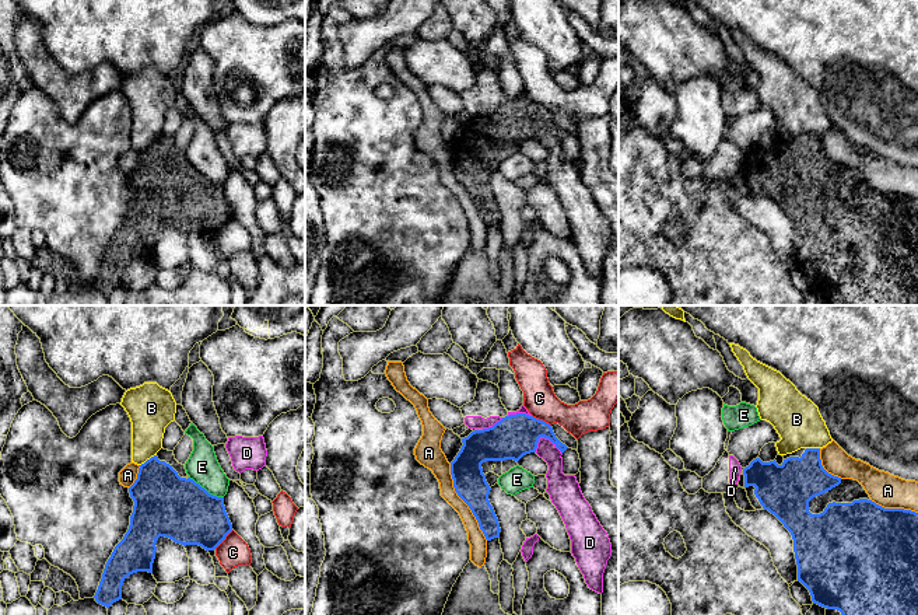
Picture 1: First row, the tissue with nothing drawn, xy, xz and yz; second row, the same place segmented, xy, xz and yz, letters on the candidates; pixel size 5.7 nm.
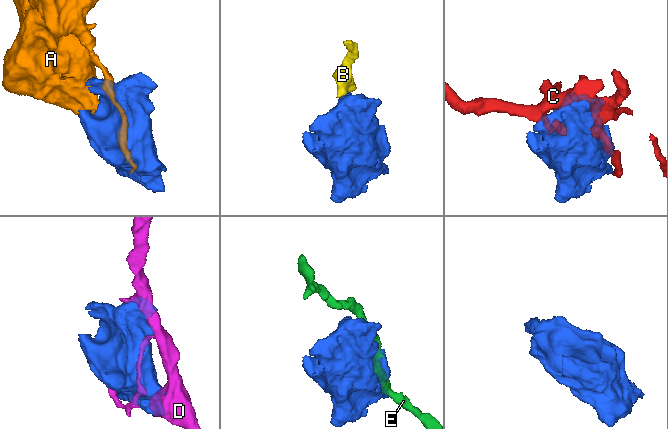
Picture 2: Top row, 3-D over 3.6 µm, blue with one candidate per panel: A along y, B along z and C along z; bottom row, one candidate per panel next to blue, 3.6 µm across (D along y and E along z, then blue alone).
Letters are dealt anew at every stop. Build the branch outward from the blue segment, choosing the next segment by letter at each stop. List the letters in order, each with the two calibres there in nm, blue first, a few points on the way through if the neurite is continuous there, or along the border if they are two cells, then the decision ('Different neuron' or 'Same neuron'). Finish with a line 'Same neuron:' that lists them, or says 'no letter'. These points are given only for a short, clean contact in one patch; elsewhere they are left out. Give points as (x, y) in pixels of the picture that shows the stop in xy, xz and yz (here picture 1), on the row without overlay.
A: Thickness 190 nm (blue) against 110 nm. Different neuron
B: Thickness 340 nm (blue) against 220 nm. Boundary: xy (156, 140), (139, 151). Different neuron
C: Thickness 340 nm (blue) against 170 nm. Different neuron
D: Thickness 240 nm (blue) against 120 nm. Different neuron
E: Thickness 360 nm (blue) against 180 nm. Different neuron
Same neuron: no letter

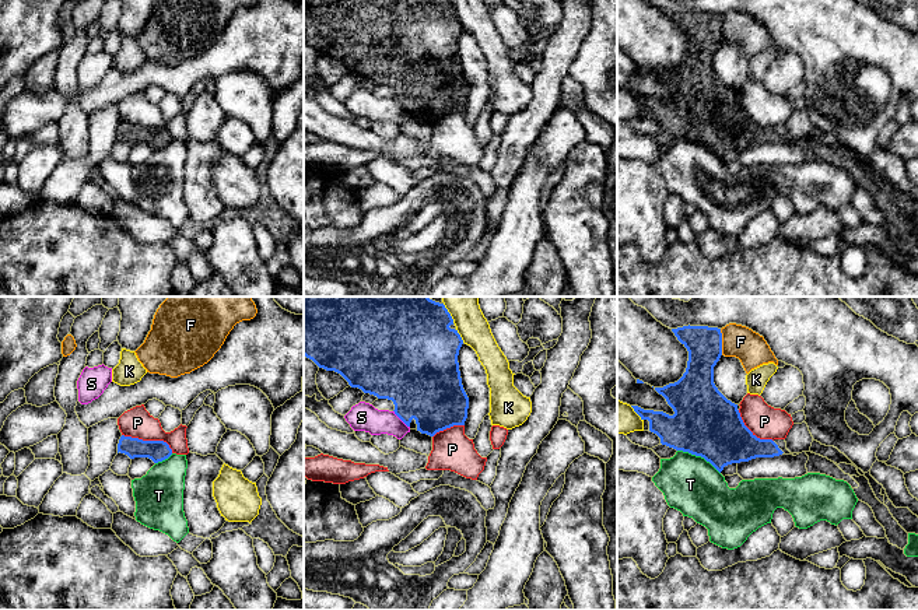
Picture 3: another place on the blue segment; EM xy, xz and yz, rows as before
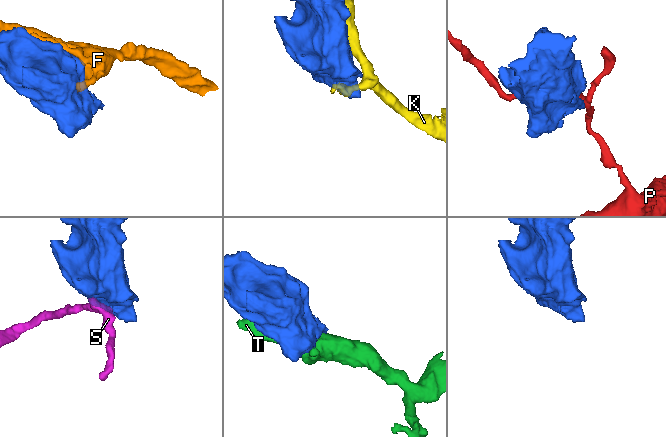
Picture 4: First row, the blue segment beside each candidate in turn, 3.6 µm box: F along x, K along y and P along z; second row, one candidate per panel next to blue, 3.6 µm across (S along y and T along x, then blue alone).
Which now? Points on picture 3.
F: Thickness 200 nm (blue) against 190 nm. Different neuron
K: Thickness 440 nm (blue) against 180 nm. Different neuron
P: Thickness 120 nm (blue) against 170 nm. Boundary: xy (122, 121), (143, 126), (163, 126), (172, 139). Different neuron
S: Thickness 420 nm (blue) against 160 nm. Different neuron
T: Thickness 380 nm (blue) against 320 nm. Different neuron
Same neuron: no letter

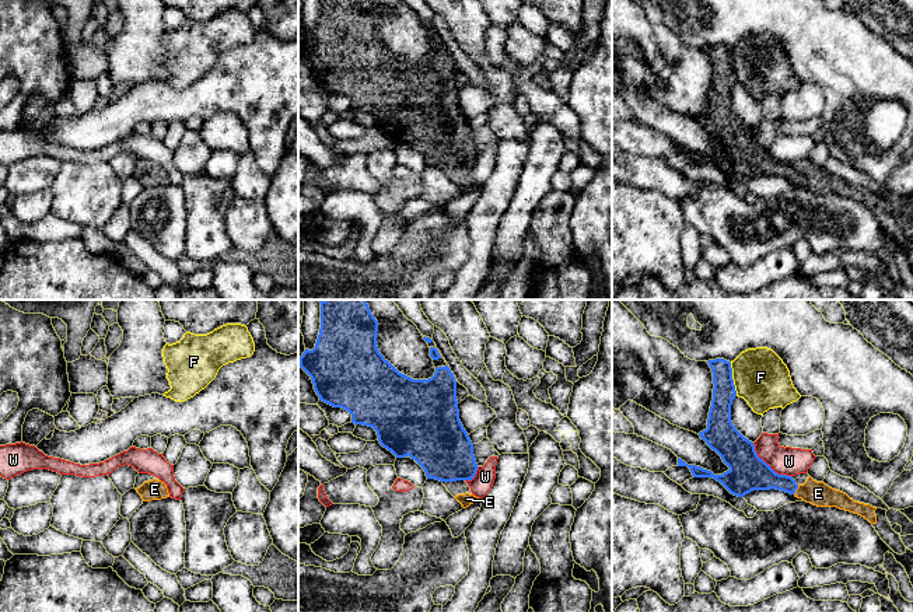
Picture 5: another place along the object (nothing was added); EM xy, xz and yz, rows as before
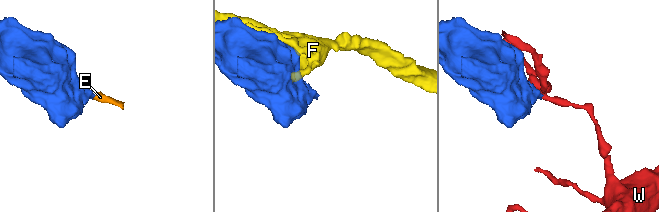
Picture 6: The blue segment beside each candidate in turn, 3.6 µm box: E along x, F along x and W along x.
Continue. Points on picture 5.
E: Thickness 180 nm (blue) against 140 nm. Path across: yz (756, 161), (797, 174), (804, 178), (818, 179). Same neuron
F: Thickness 130 nm (blue) against 320 nm. Different neuron
W: Thickness 220 nm (blue) against 160 nm. Boundary: yz (752, 129), (756, 140), (776, 158), (791, 163). Different neuron
Same neuron: E

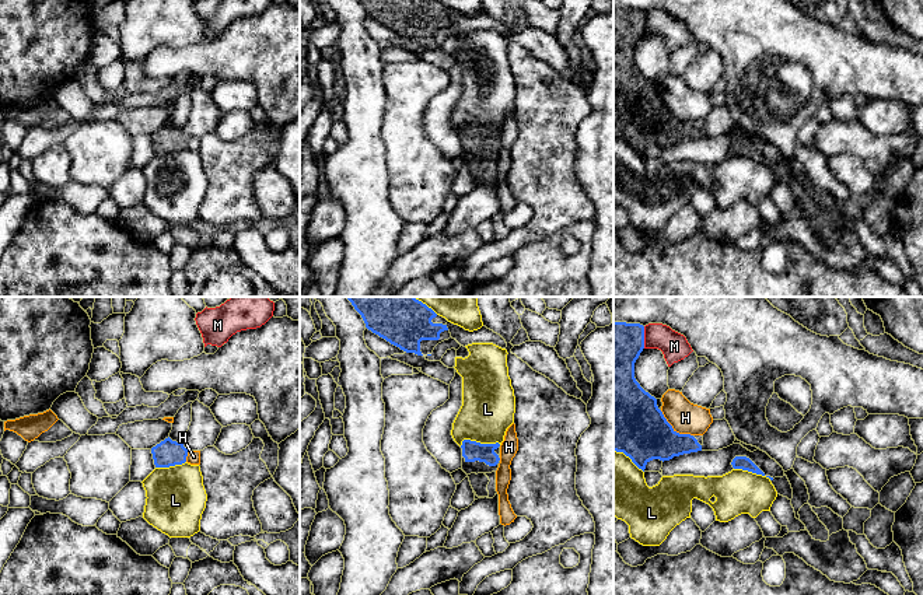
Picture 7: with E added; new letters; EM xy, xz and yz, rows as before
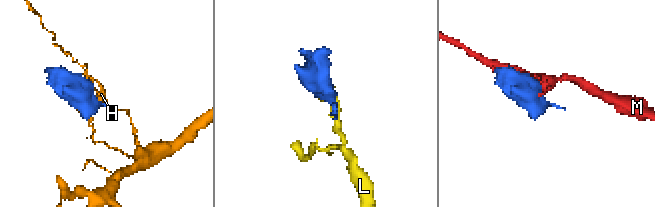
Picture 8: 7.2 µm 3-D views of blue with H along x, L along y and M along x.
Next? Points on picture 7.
H: Thickness 360 nm (blue) against 190 nm. Boundary: yz (660, 97), (677, 118), (692, 122). Different neuron
L: Thickness 120 nm (blue) against 300 nm. Different neuron
M: Thickness 300 nm (blue) against 160 nm. Different neuron
Same neuron: no letter

